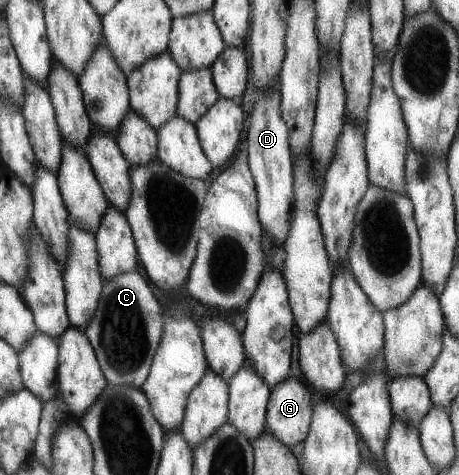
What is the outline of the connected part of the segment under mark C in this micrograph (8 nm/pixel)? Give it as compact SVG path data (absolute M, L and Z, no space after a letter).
M137 270L102 281L97 306L83 332L107 383L141 388L161 338L161 315L162 310L153 296L153 290Z

